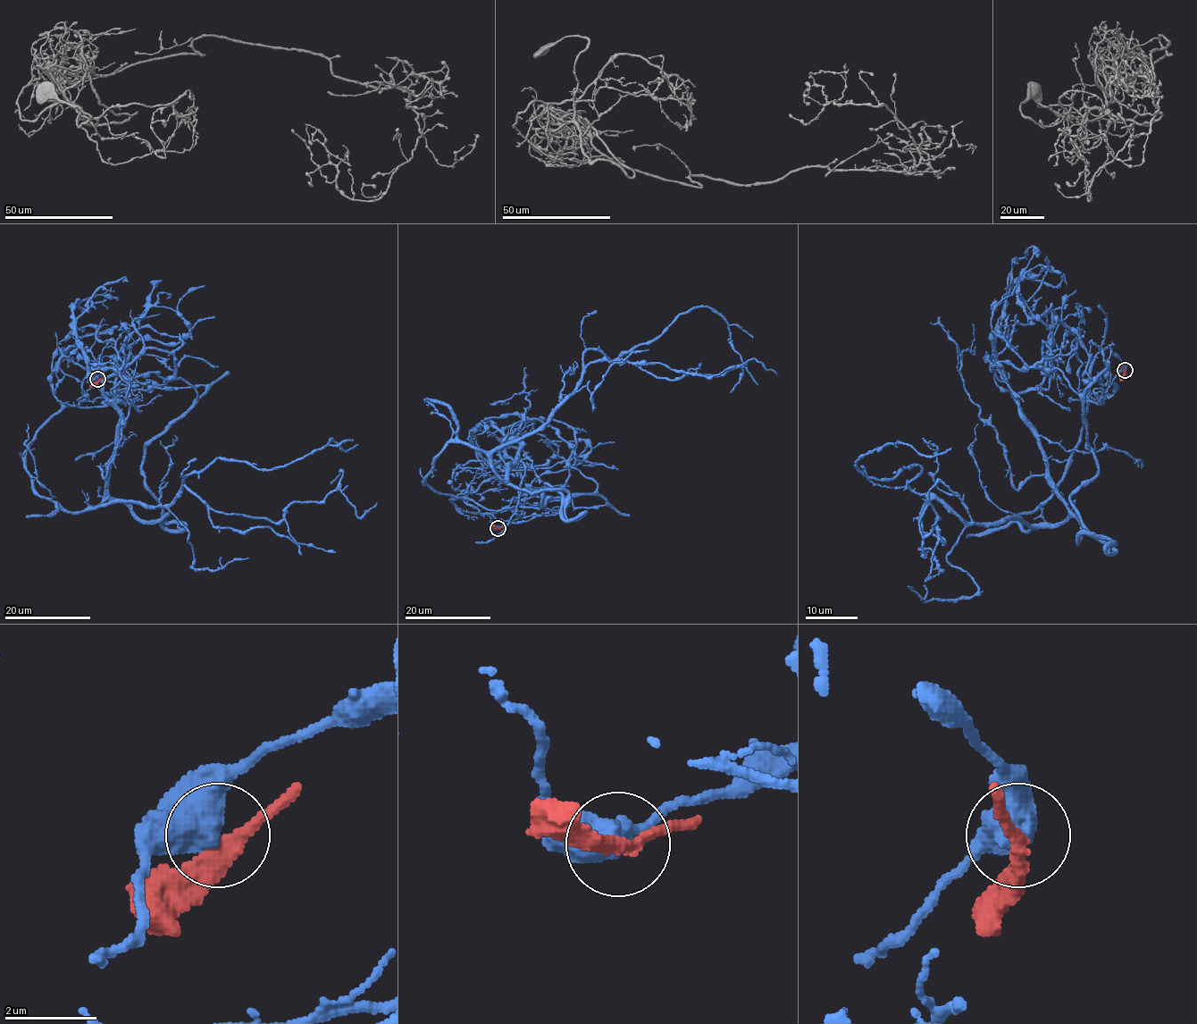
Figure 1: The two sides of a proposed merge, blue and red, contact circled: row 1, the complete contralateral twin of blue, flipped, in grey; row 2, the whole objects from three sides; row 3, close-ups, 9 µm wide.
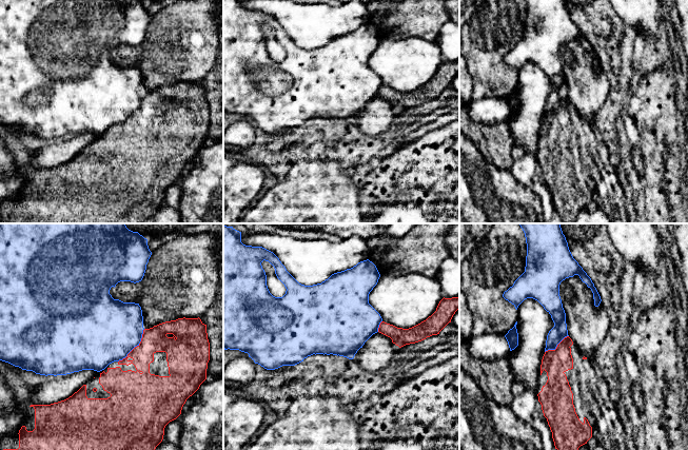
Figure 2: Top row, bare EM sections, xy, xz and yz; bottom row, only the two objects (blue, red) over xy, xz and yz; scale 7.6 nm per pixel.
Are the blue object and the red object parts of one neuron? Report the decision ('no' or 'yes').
no

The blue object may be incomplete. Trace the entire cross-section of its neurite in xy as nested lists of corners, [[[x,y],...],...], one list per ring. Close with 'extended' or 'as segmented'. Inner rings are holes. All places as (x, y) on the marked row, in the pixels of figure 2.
[[[0,223],[0,360],[36,374],[57,376],[82,370],[100,372],[110,364],[125,358],[141,341],[142,310],[139,304],[114,299],[110,290],[120,281],[141,281],[151,255],[148,239],[129,230],[125,223]]]; as segmented

